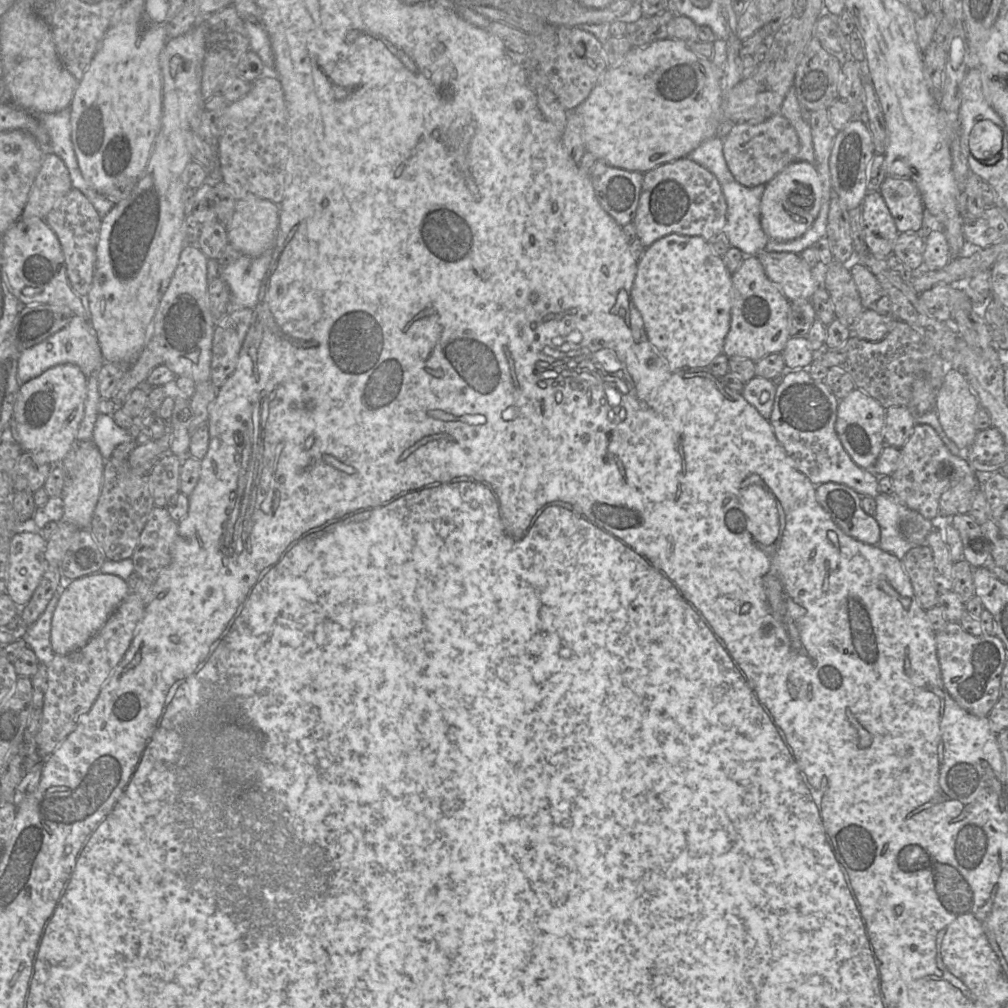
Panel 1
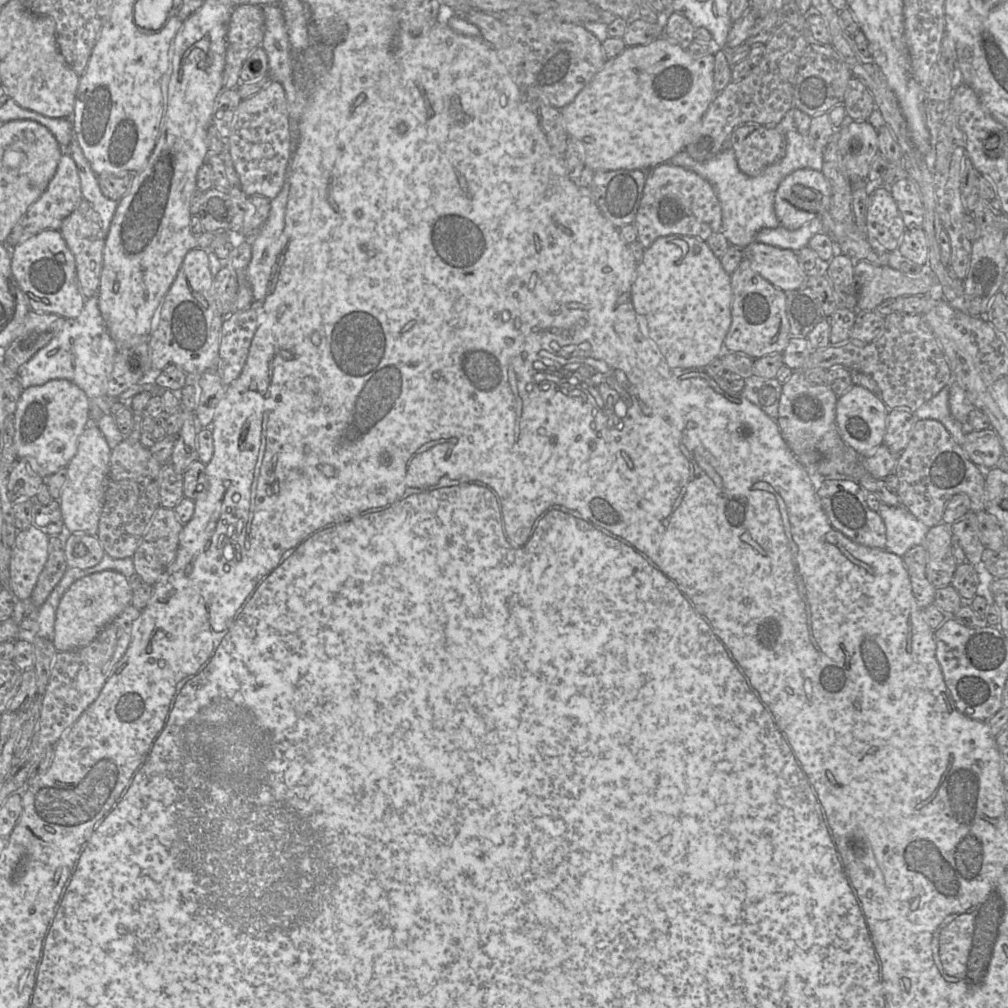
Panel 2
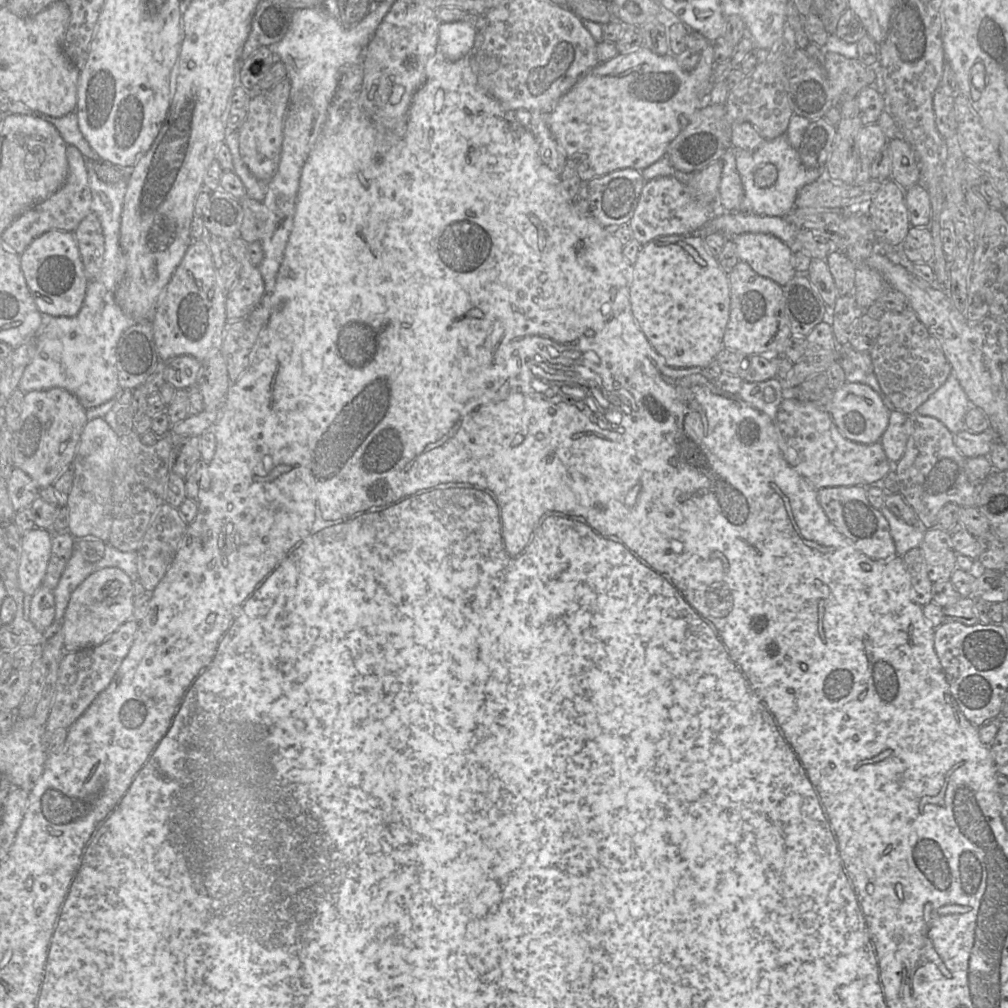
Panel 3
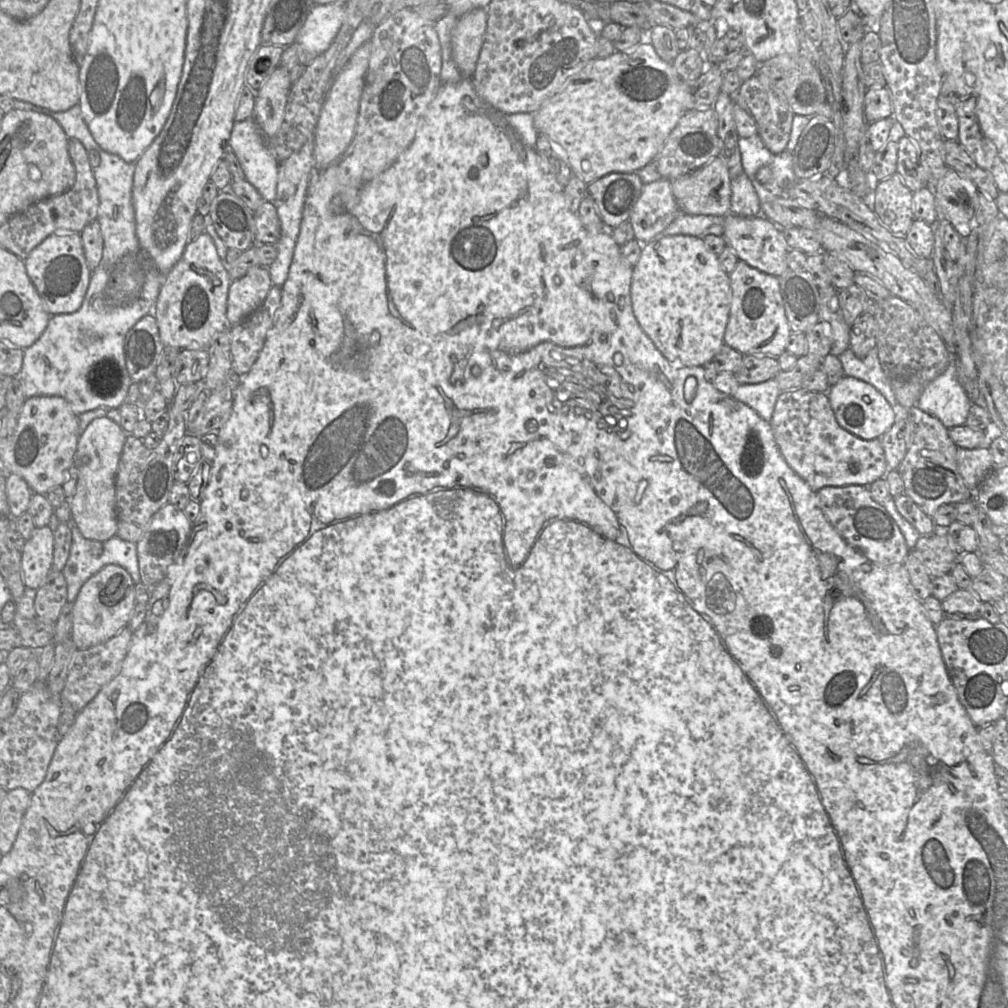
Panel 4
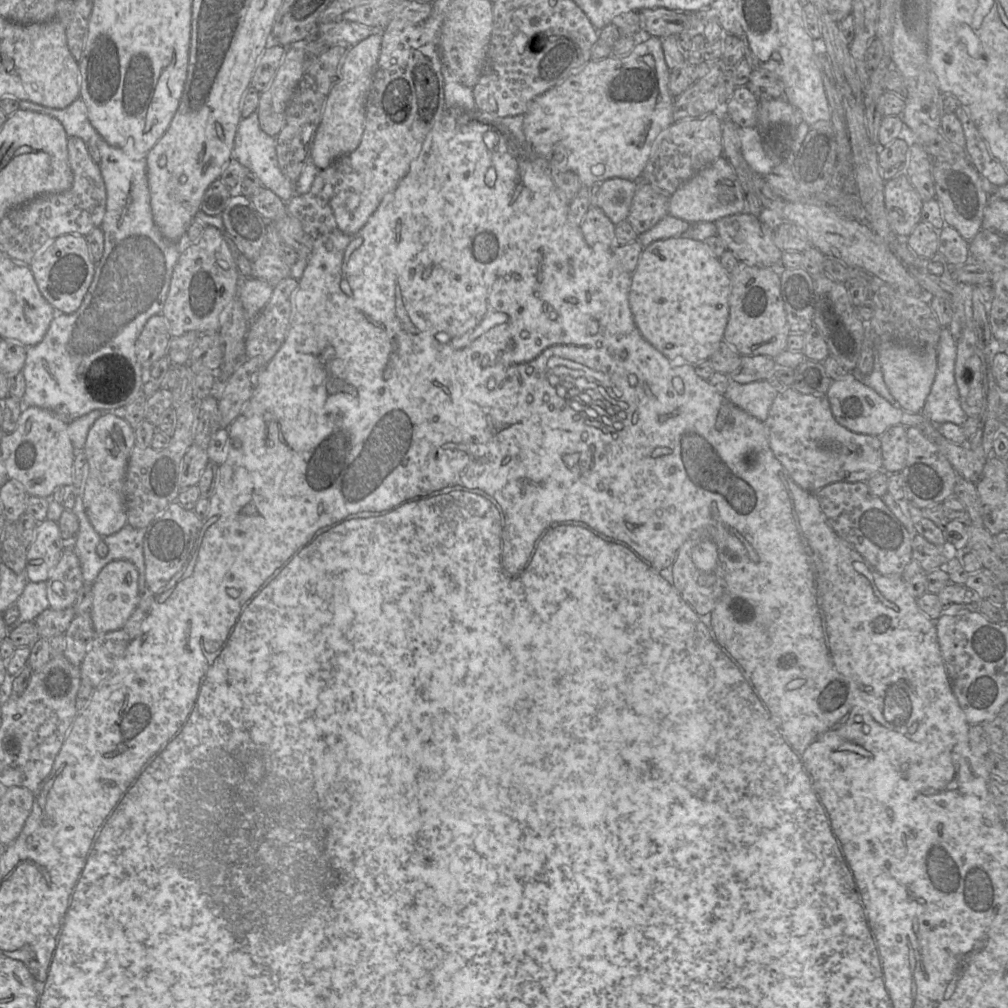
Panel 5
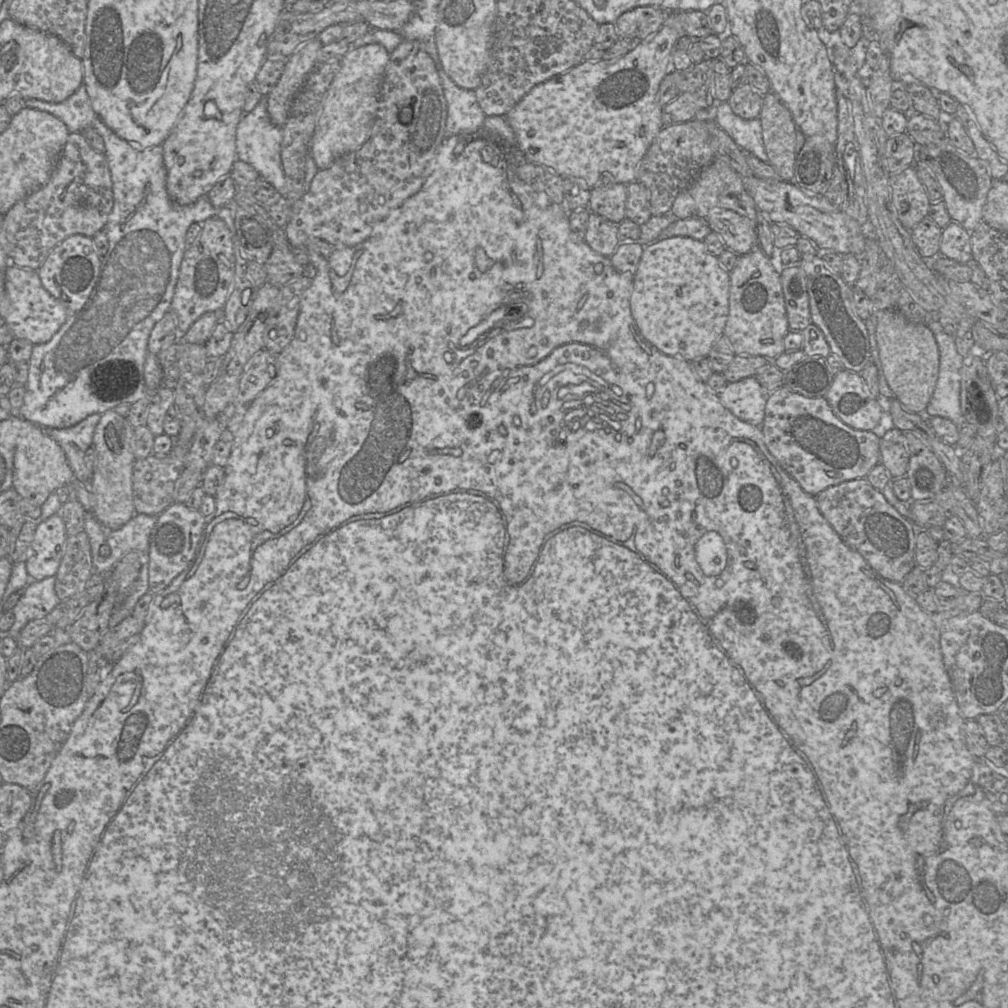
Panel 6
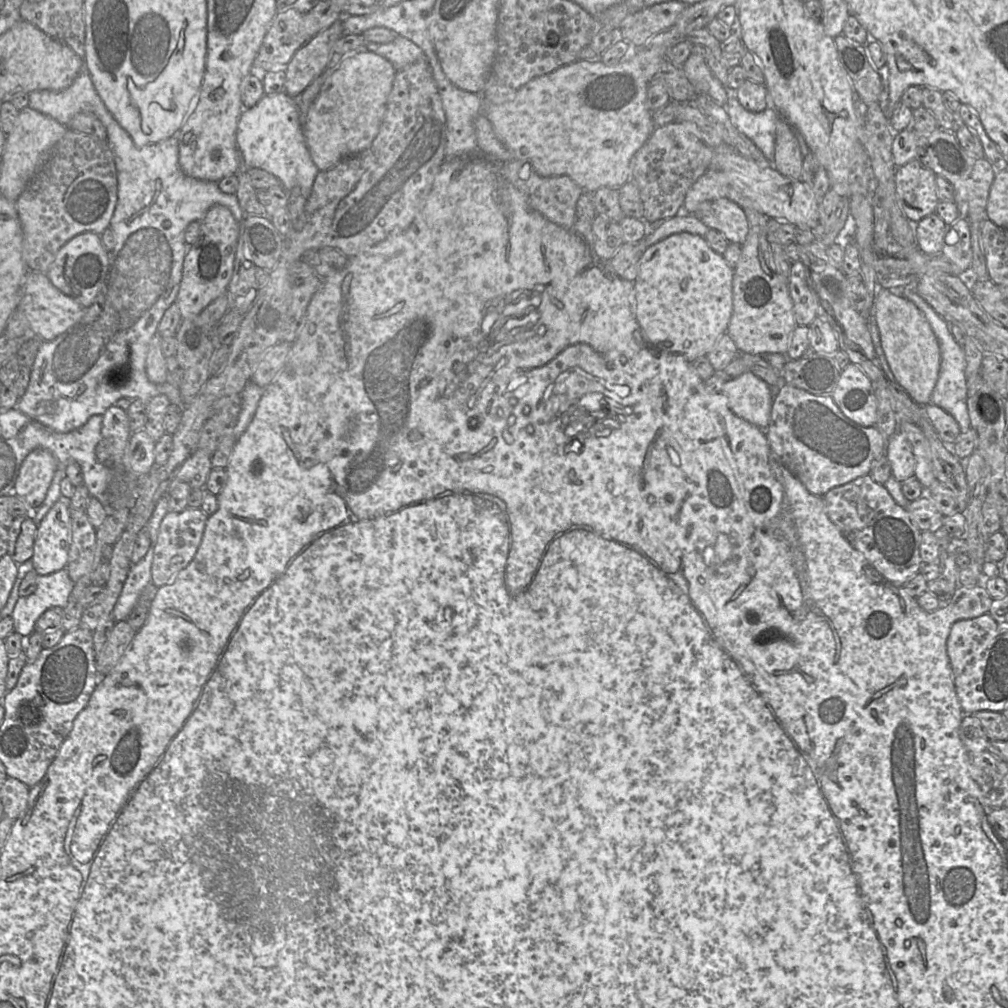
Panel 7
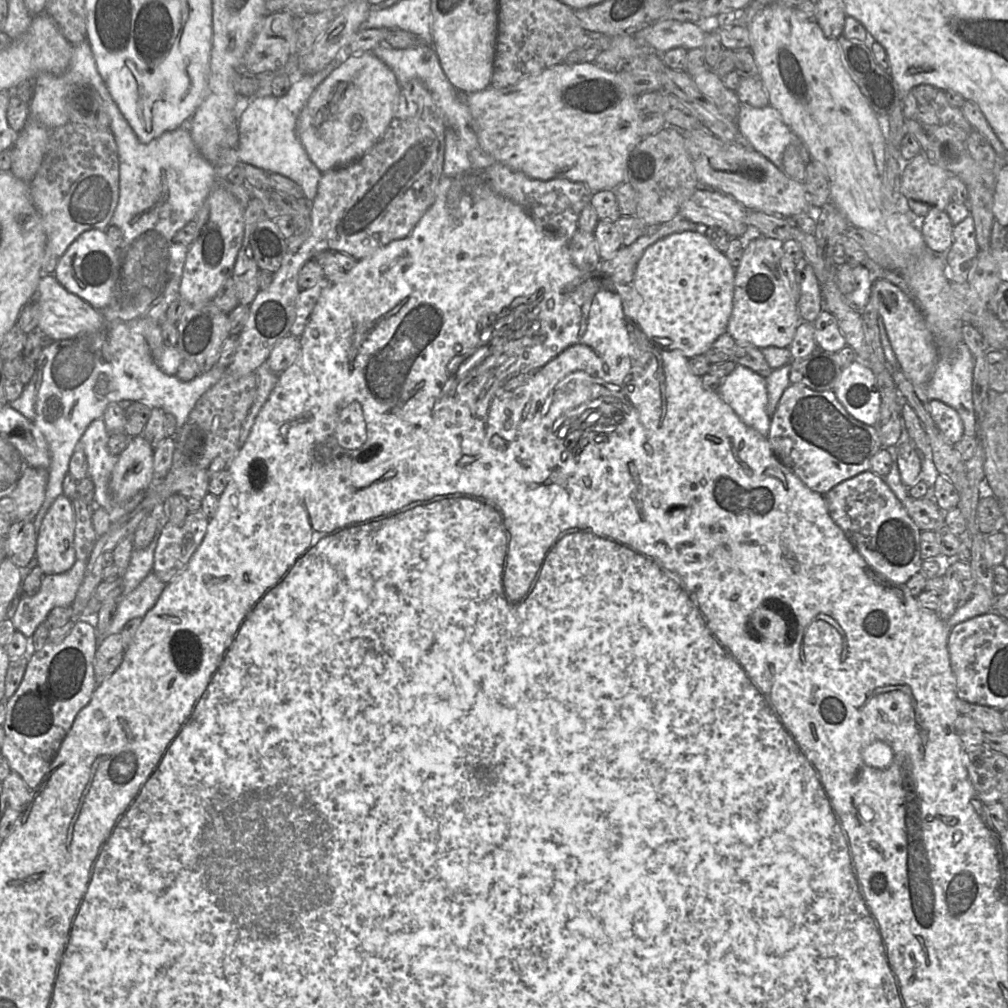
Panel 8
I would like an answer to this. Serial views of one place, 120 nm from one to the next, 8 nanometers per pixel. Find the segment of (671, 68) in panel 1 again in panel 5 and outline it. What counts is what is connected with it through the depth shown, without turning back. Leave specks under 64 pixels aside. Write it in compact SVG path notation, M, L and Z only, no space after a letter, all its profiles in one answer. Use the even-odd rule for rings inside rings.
M651 36L635 44L626 55L591 59L530 103L524 114L524 134L534 152L541 157L548 155L555 147L561 147L567 156L567 169L579 177L582 186L591 188L610 178L638 181L665 131L674 122L674 97L668 88L669 76L670 69L665 62L659 37Z

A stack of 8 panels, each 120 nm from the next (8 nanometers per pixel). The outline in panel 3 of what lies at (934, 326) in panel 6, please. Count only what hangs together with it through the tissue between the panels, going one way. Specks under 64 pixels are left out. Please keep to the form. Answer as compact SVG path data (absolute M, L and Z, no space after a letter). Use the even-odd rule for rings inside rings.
M952 370L946 381L917 408L916 412L938 419L950 432L956 434L966 429L965 416L972 406L974 405Z

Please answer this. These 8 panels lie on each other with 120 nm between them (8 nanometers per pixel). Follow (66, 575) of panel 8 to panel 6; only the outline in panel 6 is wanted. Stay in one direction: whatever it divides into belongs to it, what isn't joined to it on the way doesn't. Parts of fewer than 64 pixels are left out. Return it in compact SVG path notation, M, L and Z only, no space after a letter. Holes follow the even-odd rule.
M55 576L28 584L12 609L15 621L9 630L1 632L2 638L10 636L17 641L18 646L21 629L33 619L44 618L59 603L60 600L55 592Z

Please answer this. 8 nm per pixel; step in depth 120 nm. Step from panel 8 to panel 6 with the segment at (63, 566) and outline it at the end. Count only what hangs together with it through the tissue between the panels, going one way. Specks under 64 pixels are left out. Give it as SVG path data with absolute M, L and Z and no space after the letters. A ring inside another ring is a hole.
M59 514L40 522L25 561L28 574L35 580L55 576L65 553L67 540L65 523Z

